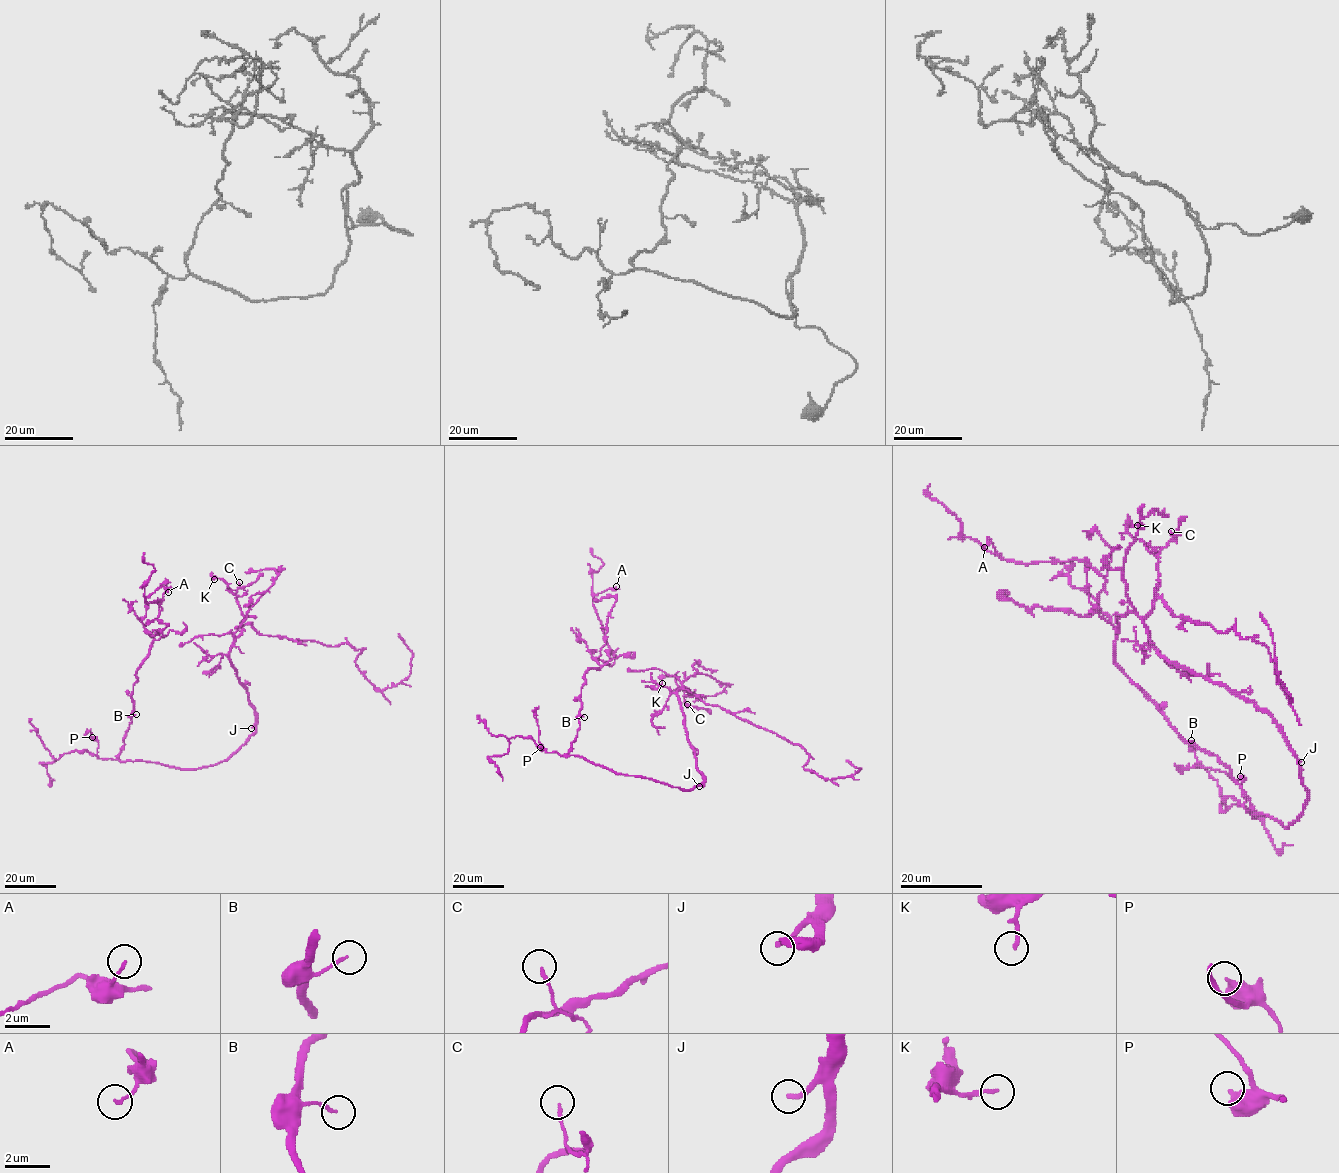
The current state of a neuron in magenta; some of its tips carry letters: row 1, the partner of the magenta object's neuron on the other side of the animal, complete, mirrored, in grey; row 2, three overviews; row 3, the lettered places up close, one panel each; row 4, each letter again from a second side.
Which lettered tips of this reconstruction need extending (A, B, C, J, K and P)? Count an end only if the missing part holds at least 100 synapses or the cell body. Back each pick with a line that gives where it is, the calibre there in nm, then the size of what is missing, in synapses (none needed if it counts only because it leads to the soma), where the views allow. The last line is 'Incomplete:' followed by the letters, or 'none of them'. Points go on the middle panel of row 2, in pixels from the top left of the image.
J: at (699, 786); 200 nm thick
Incomplete: J

